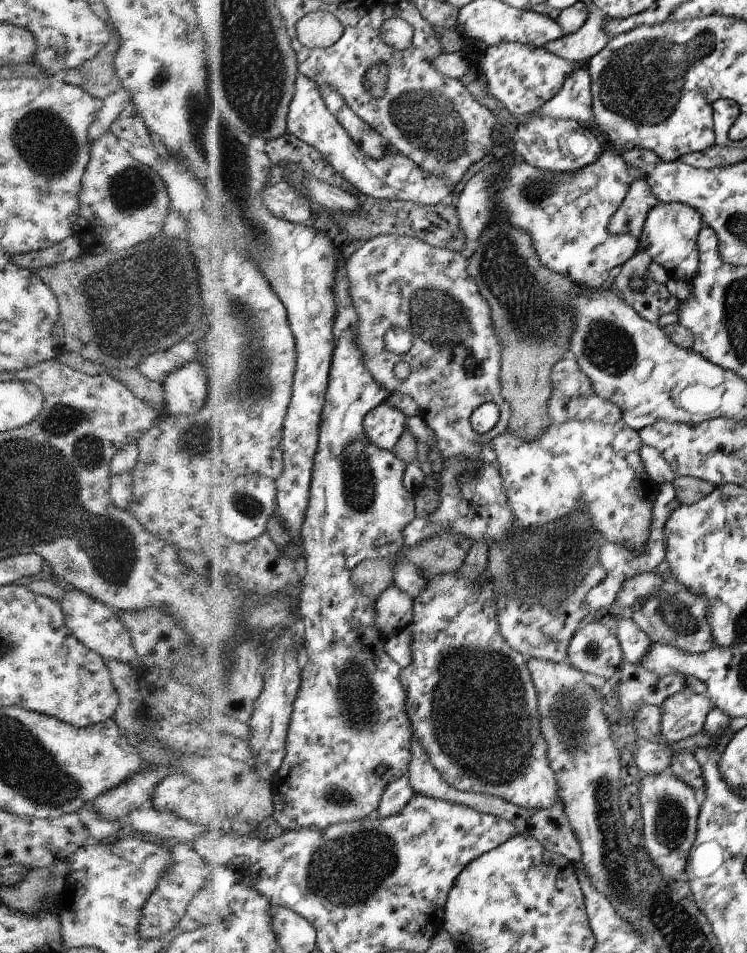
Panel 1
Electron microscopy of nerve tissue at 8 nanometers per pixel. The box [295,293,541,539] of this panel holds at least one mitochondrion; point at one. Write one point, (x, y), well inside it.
(359, 492)

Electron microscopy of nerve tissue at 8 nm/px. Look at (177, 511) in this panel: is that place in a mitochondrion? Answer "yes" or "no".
no

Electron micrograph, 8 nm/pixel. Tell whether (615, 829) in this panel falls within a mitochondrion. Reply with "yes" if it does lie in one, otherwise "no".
yes

